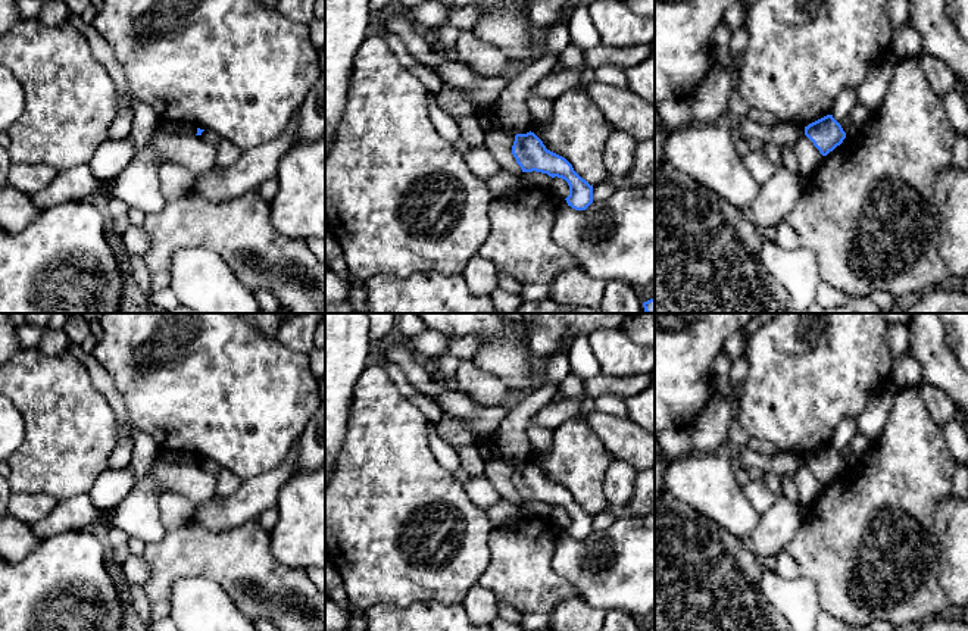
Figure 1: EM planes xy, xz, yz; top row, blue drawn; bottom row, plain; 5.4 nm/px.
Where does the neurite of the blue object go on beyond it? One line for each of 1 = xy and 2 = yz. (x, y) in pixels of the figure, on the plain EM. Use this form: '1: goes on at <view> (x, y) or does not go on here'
1: does not go on here
2: does not go on here

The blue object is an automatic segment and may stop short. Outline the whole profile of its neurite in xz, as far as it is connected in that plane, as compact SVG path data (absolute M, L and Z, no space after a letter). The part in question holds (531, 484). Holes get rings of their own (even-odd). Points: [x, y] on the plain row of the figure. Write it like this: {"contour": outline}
{"contour": "M534 462L516 463L512 484L522 502L535 500L565 509L569 515L565 530L572 538L586 540L593 532L593 515L583 509L565 487L547 480Z"}

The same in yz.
{"contour": "M827 444L805 456L805 465L814 472L822 485L827 485L846 468L846 462L833 444Z"}

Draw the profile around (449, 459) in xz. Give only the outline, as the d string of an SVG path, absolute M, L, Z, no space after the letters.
M443 440L440 441L438 463L450 474L455 474L459 468L462 468L456 450L452 446L449 446L447 443L444 443Z

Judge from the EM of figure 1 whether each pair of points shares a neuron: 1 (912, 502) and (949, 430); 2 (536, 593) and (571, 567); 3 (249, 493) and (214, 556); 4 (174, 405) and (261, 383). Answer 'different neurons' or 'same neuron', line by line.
1: different neurons
2: different neurons
3: different neurons
4: same neuron

